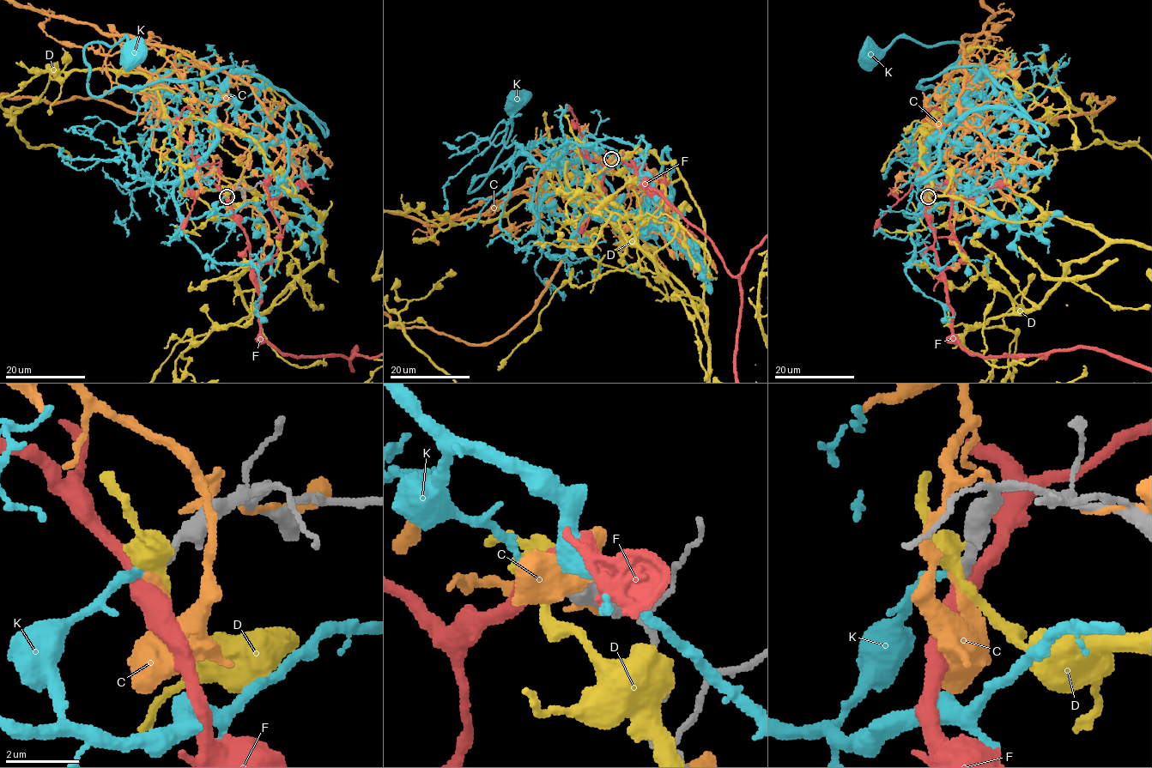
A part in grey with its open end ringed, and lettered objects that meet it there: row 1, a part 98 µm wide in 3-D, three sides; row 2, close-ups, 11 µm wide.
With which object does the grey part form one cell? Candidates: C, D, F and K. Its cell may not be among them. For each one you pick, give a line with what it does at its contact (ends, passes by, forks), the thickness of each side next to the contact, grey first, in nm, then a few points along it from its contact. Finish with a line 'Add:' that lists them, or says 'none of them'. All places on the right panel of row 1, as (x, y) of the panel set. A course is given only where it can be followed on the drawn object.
K: It ends there. Thickness 280 nm (grey) against 200 nm
Add: K

